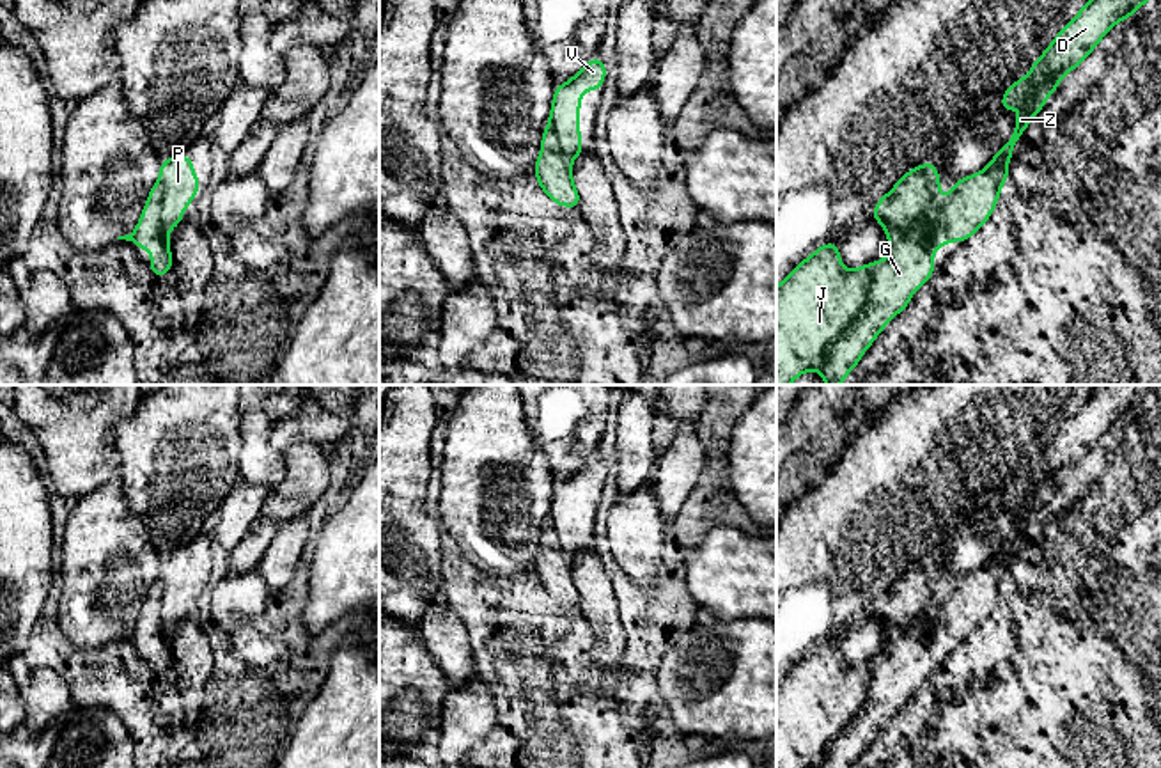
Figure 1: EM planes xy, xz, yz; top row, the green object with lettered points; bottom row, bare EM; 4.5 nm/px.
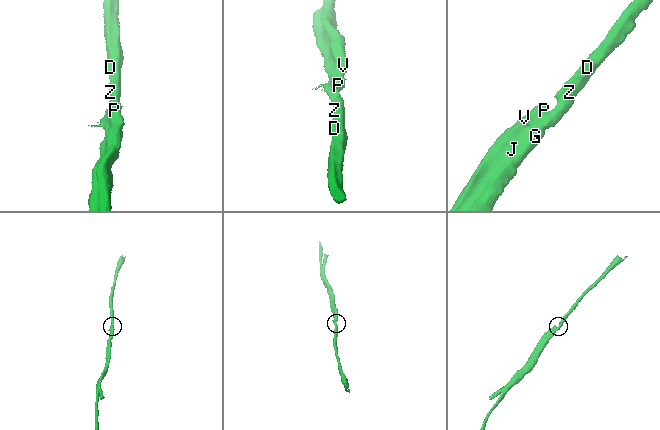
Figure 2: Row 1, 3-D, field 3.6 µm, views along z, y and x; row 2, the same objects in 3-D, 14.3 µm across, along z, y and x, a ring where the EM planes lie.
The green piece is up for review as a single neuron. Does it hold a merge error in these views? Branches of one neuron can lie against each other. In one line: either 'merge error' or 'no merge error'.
merge error

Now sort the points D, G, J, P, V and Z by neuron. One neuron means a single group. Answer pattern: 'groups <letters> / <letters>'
groups D G Z / J P V

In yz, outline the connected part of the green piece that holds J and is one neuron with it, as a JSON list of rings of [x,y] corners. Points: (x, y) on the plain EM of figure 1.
[[[837,639],[824,640],[801,658],[776,685],[776,768],[810,768],[826,745],[865,702],[877,660],[845,669]]]

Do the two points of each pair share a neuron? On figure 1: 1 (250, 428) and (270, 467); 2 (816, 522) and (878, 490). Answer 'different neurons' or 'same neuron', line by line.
1: same neuron
2: same neuron

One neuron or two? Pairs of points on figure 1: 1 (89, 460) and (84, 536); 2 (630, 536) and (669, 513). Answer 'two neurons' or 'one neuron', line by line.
1: two neurons
2: two neurons

